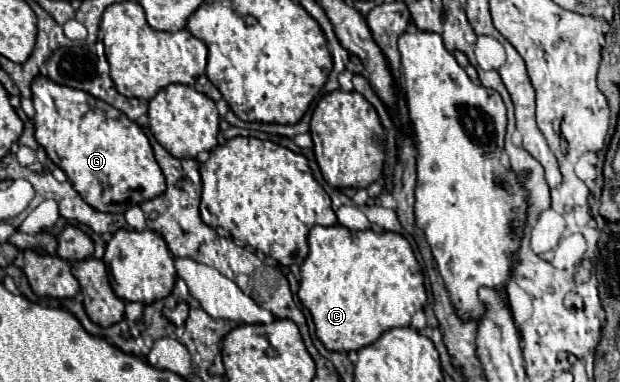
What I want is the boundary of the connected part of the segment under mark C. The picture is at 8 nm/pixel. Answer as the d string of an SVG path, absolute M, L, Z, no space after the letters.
M340 224L334 226L316 226L308 236L310 254L302 264L302 280L298 298L304 308L310 310L316 336L324 344L326 350L334 352L350 352L360 350L376 342L386 330L396 326L410 326L410 318L414 312L422 310L427 301L422 268L414 256L412 246L402 234L396 232L354 232Z

